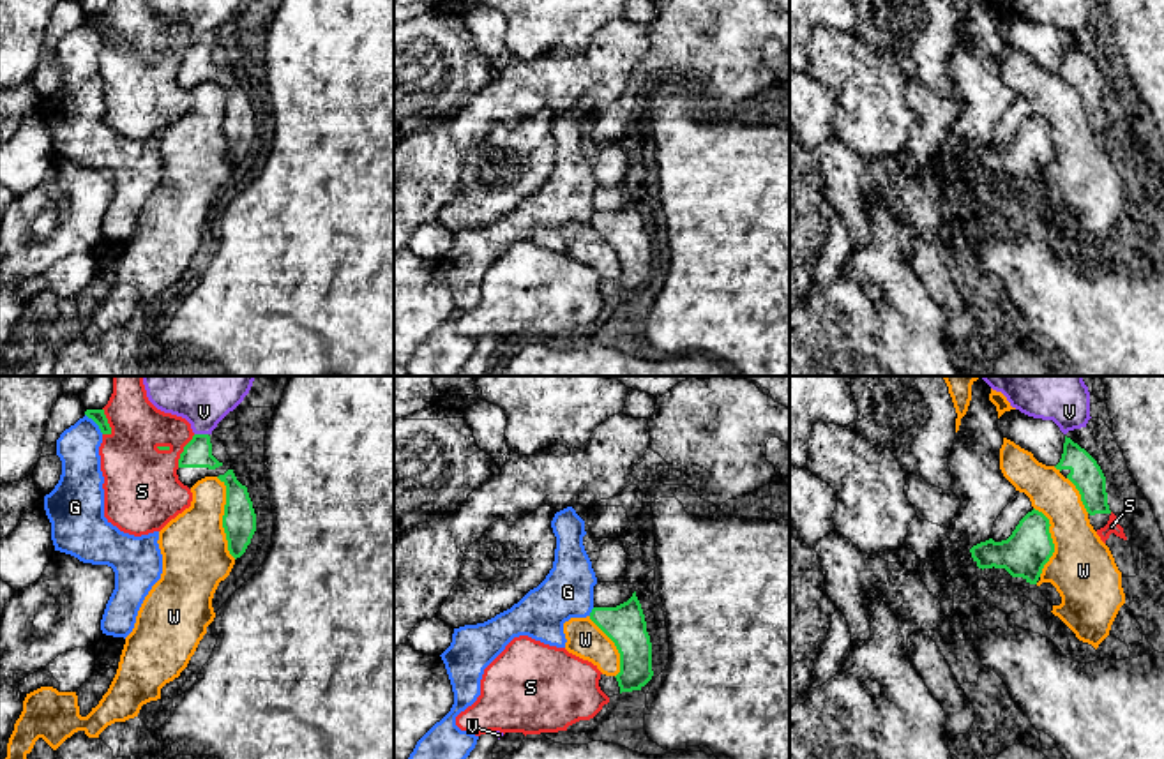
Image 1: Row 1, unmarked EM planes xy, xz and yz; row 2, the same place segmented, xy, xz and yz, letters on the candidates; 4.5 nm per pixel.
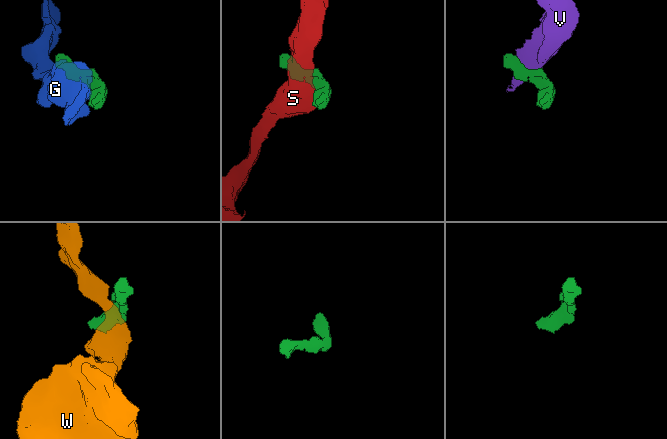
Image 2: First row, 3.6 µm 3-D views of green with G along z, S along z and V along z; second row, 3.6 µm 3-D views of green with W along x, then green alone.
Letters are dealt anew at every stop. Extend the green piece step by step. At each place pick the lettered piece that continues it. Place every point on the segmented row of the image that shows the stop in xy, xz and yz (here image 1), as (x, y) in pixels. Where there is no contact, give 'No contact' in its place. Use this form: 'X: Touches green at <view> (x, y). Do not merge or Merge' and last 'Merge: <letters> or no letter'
G: Touches green at xy (96, 422). Do not merge
S: Touches green at xy (106, 422). Do not merge
V: Touches green at xy (202, 435). Do not merge
W: Touches green at xy (223, 518). Do not merge
Merge: no letter

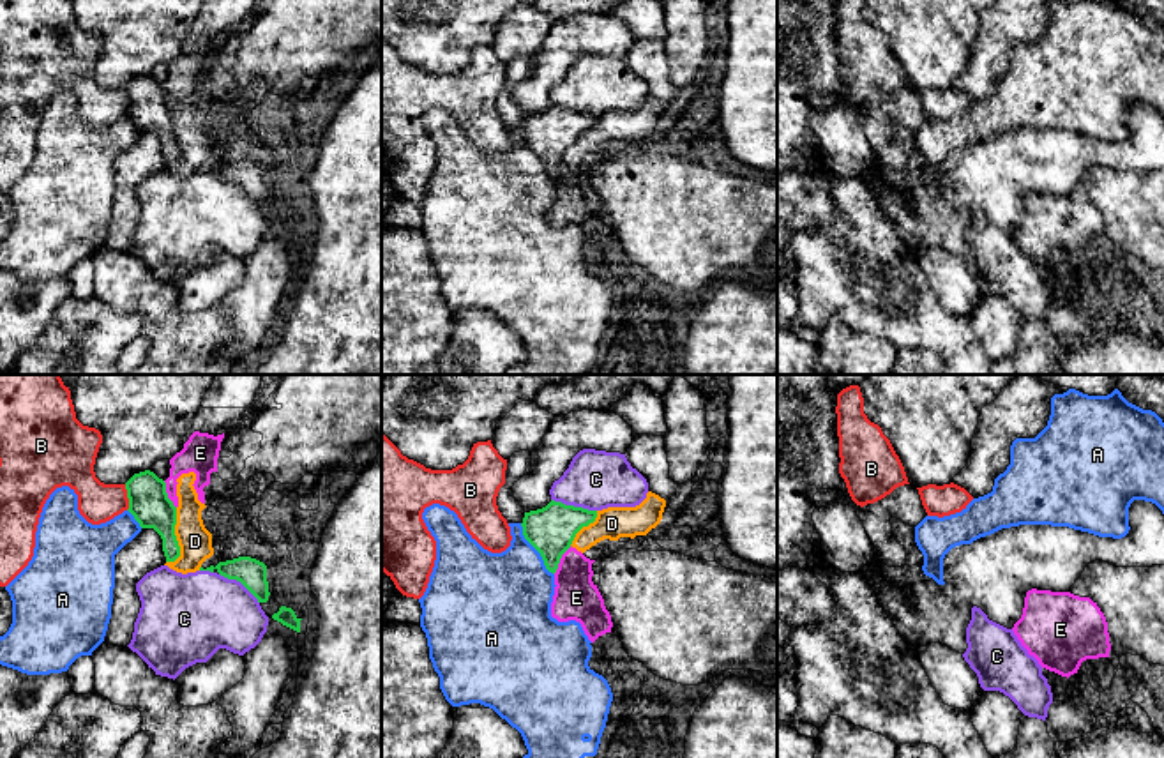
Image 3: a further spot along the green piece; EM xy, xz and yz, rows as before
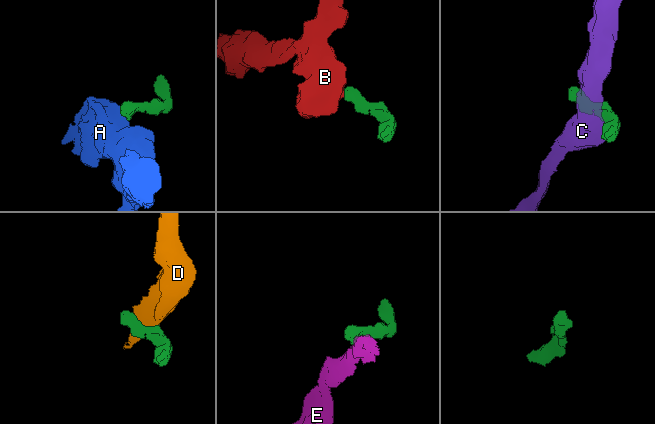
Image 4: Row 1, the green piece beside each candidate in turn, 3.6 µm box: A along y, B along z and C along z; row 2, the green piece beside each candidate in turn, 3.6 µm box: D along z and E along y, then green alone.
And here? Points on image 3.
A: Touches green at xz (536, 548). Do not merge
B: Touches green at xy (128, 497). Do not merge
C: Touches green at xz (573, 506). Do not merge
D: Touches green at xy (175, 538). Do not merge
E: Touches green at xz (559, 560). Do not merge
Merge: no letter

